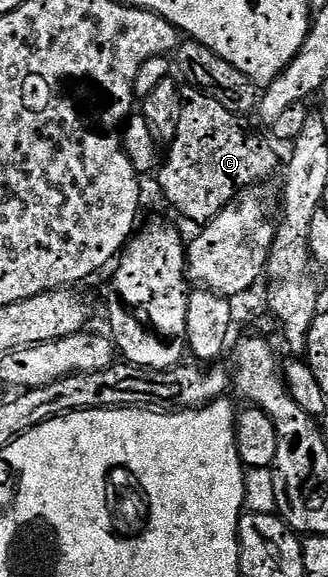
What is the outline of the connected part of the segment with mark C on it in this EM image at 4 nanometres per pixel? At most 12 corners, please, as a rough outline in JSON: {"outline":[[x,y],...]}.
{"outline":[[191,89],[158,168],[206,225],[281,167],[221,101]]}

